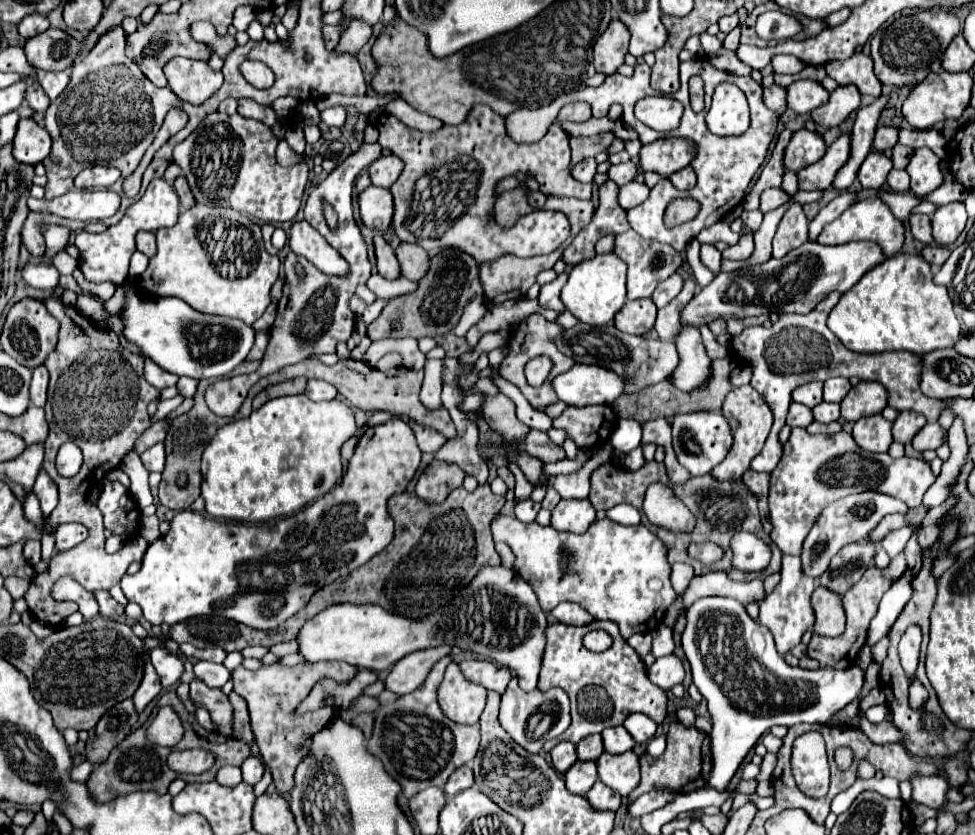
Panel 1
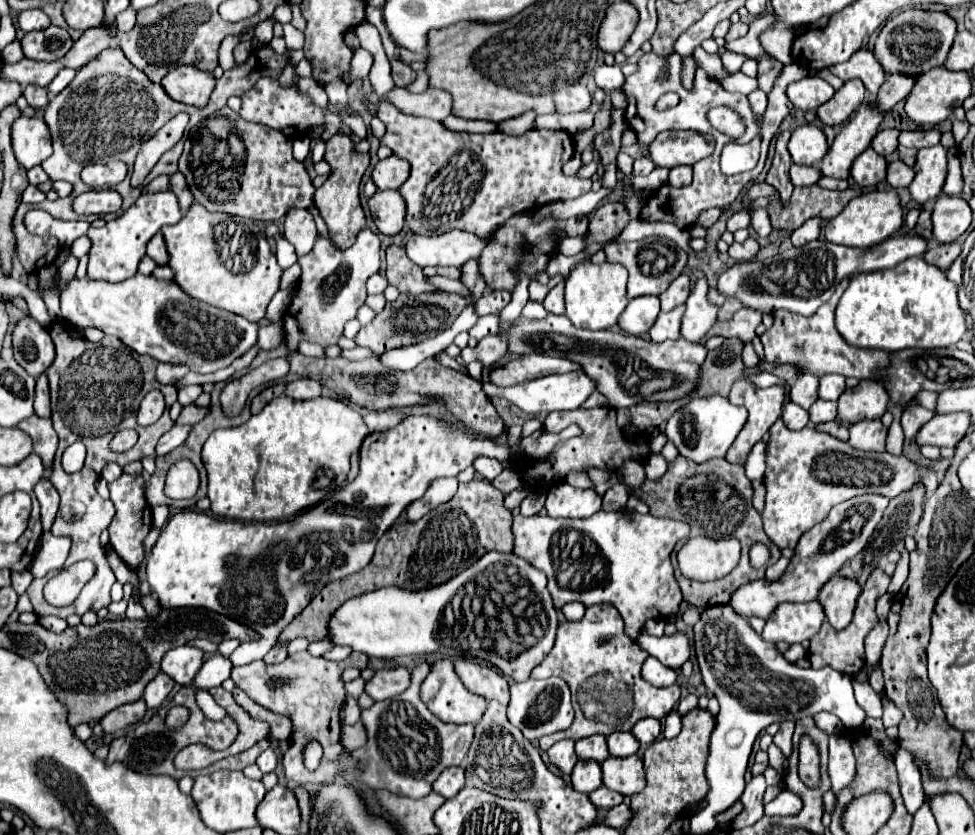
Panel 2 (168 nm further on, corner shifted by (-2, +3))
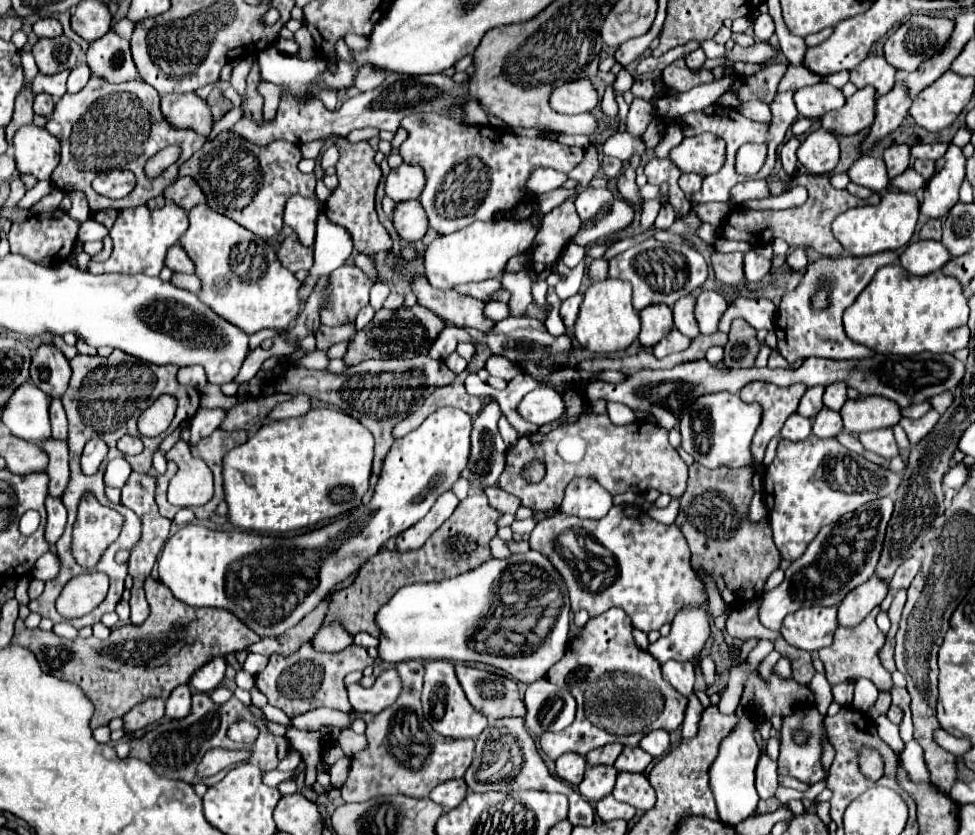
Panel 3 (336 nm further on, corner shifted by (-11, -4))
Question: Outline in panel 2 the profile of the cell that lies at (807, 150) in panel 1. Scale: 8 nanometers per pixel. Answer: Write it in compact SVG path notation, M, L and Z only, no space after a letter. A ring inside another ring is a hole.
M813 124L797 126L789 140L789 154L793 162L803 166L819 164L821 158L827 154L827 148L829 146L827 146L825 134Z

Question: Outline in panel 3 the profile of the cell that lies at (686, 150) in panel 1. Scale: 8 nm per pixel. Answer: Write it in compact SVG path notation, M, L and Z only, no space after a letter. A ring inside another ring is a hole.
M702 133L686 137L678 147L670 151L670 159L682 173L698 173L702 177L718 173L726 161L726 143L716 135Z

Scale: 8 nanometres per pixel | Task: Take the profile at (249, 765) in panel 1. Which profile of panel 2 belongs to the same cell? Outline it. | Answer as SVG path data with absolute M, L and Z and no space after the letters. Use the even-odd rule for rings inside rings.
M267 748L267 750L257 758L255 764L259 766L259 770L261 770L263 774L269 774L269 772L273 772L275 766L277 766L277 756L275 756L275 752L273 752L271 748Z

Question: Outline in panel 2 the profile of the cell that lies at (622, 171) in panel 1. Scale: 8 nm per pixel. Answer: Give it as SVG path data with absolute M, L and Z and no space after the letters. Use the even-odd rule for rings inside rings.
M647 156L637 158L637 172L635 172L635 162L633 162L633 176L635 176L635 174L647 176L653 168L655 168L655 164L653 164L653 160L651 160L651 158L647 158Z

